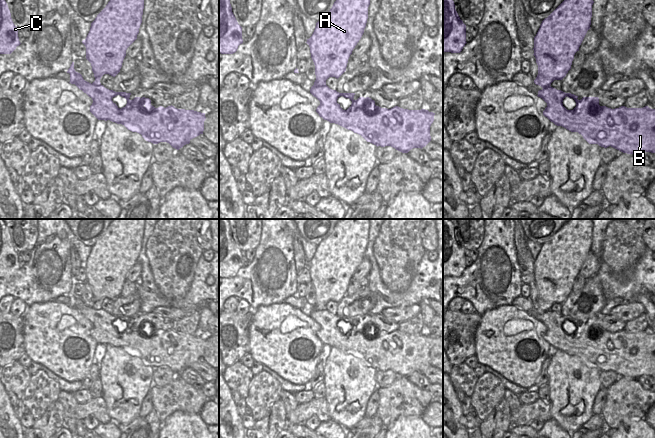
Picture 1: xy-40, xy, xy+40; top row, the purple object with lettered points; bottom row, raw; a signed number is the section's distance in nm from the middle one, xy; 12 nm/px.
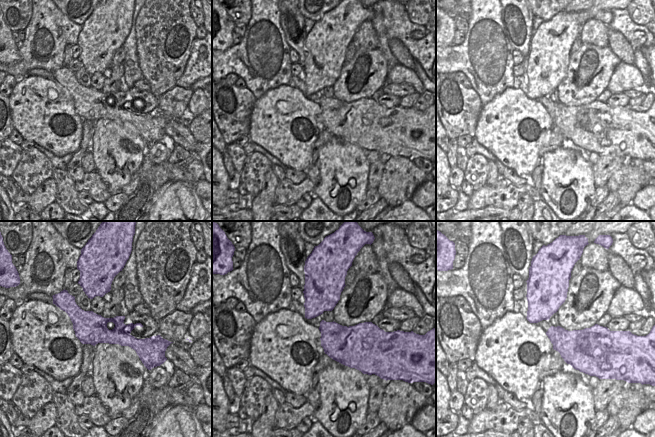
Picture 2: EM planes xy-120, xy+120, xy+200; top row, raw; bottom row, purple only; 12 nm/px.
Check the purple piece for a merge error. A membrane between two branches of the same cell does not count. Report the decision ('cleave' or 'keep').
cleave

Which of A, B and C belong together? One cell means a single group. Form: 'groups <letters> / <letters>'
groups A / B C

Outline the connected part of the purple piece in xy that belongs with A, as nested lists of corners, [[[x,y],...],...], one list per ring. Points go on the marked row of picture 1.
[[[336,0],[330,11],[316,23],[312,36],[306,42],[315,65],[314,85],[326,86],[329,77],[338,79],[346,71],[348,59],[364,33],[369,5],[370,0]]]

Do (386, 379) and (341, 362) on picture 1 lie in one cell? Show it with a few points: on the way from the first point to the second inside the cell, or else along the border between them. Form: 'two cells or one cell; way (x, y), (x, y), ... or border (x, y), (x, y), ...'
two cells; border (376, 371), (375, 378), (378, 386)

